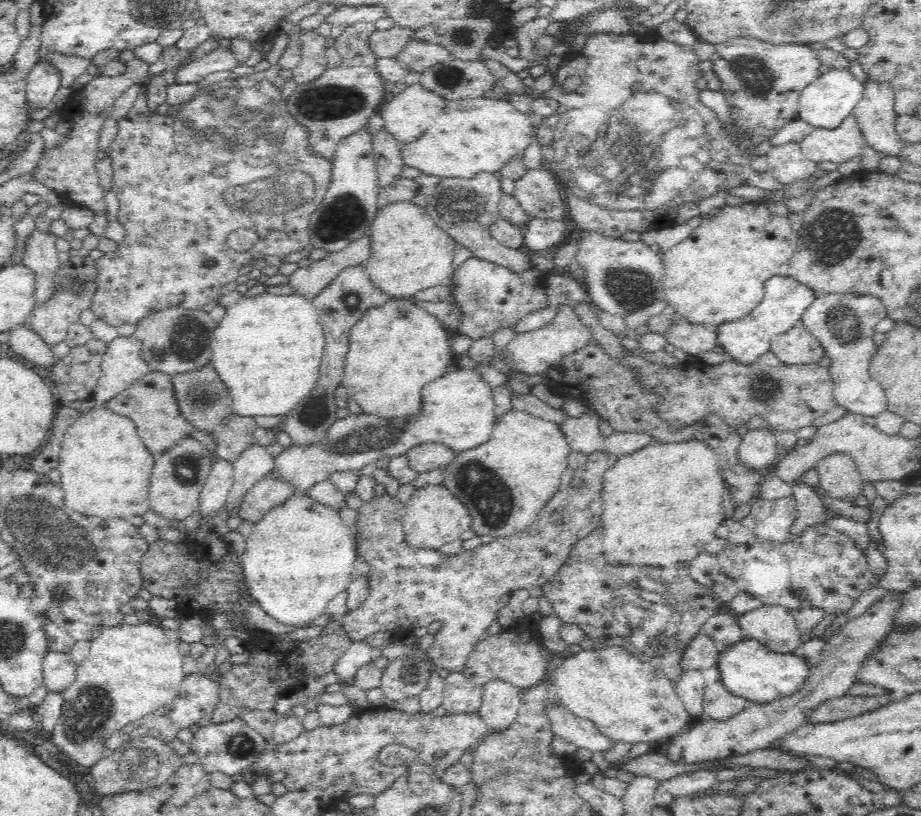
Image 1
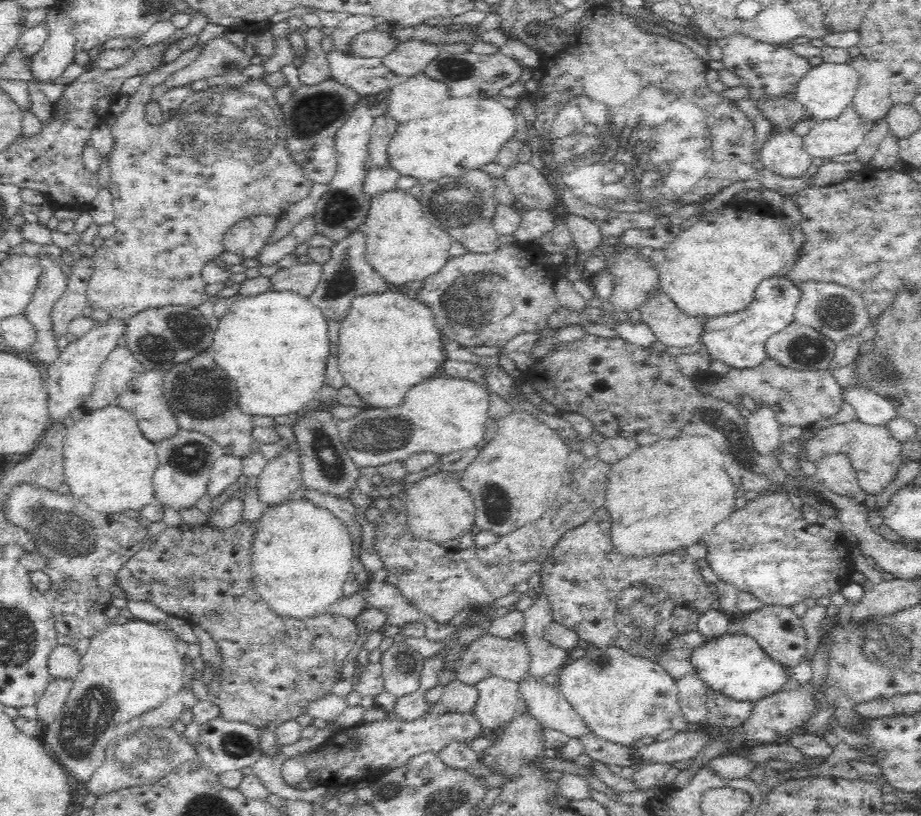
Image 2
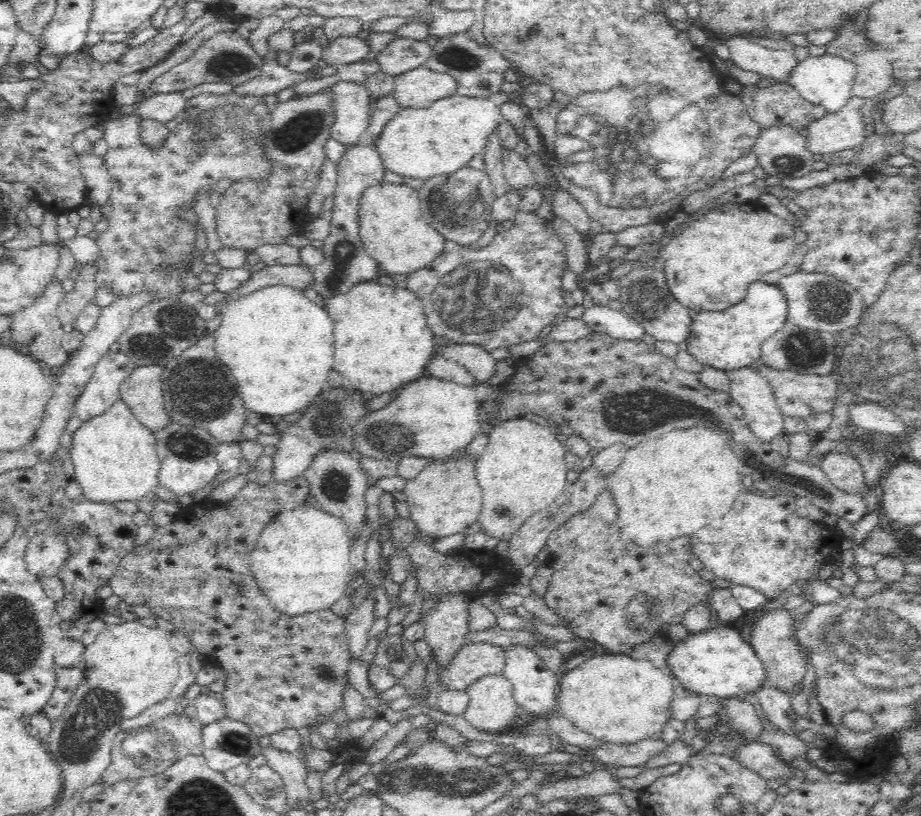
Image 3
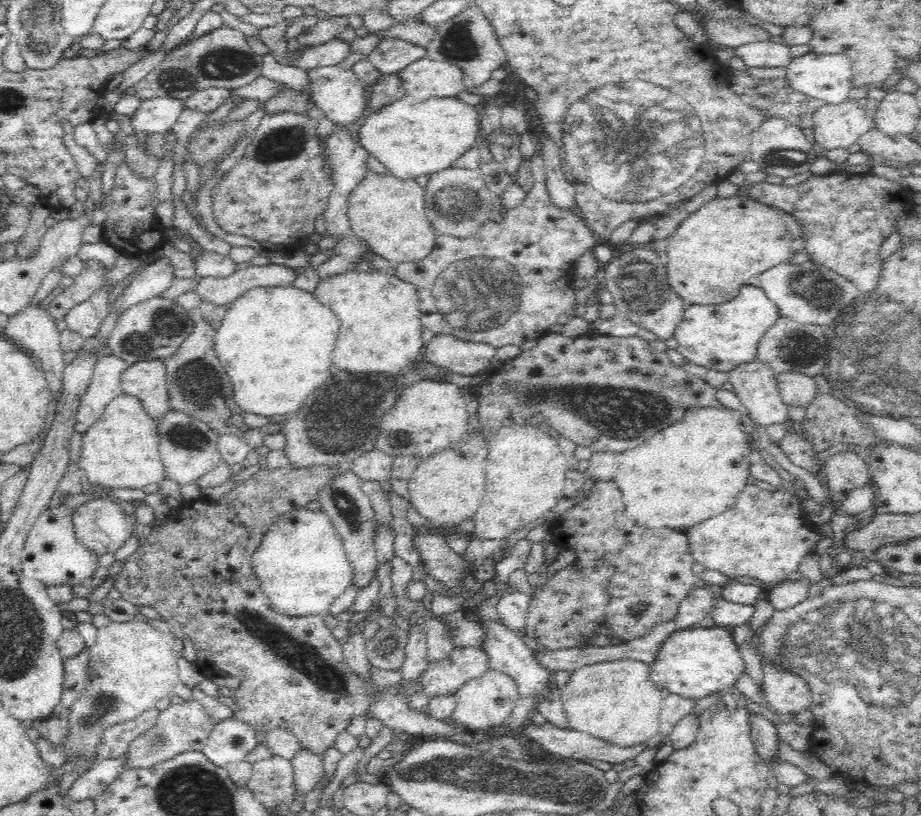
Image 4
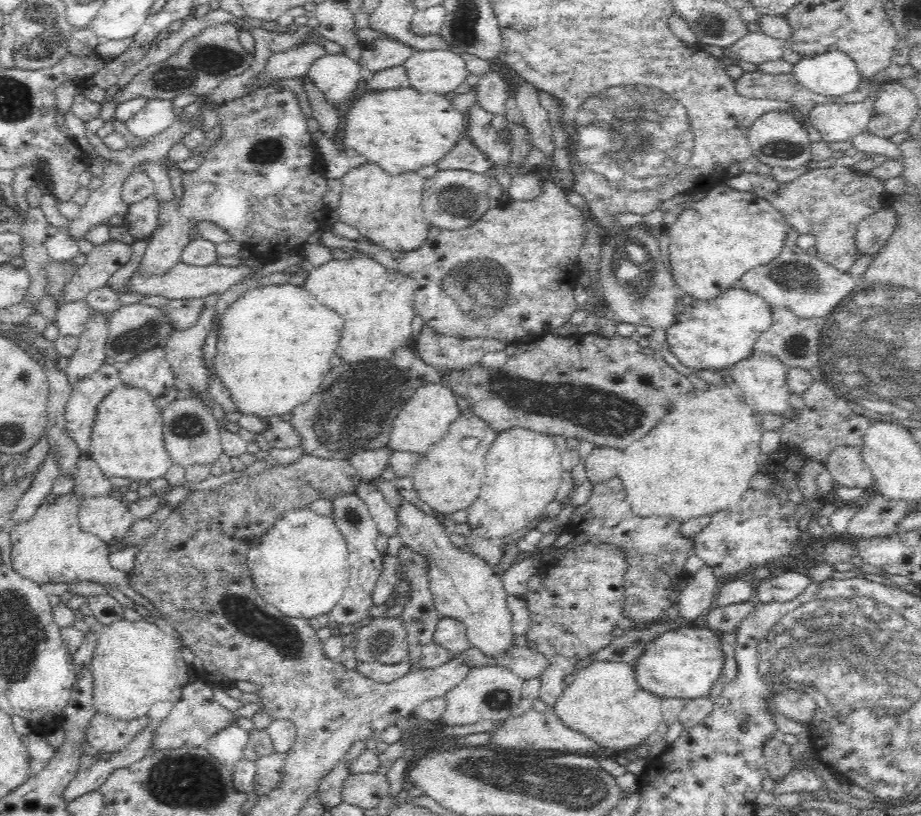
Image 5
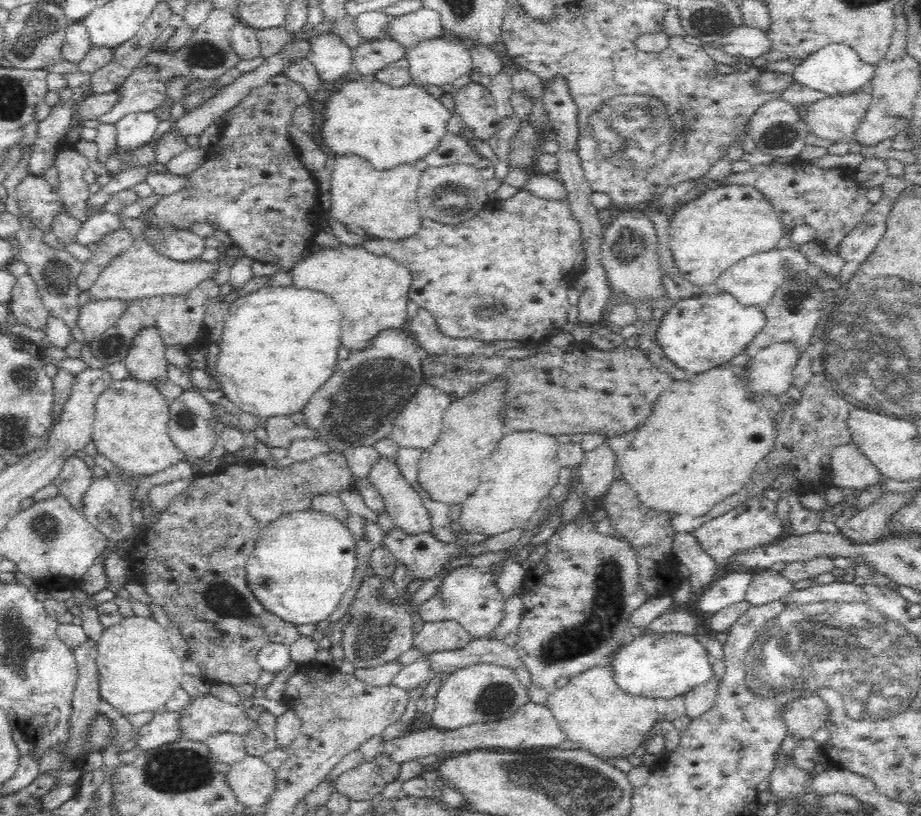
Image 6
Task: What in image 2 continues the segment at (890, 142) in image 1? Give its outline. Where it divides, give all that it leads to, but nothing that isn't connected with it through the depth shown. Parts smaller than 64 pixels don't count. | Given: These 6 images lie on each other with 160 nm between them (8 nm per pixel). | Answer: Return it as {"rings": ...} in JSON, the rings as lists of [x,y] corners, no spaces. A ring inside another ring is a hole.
{"rings":[[[865,56],[850,58],[849,66],[860,76],[852,106],[862,120],[876,125],[878,120],[886,119],[894,106],[890,93],[893,73],[885,61],[872,60]]]}

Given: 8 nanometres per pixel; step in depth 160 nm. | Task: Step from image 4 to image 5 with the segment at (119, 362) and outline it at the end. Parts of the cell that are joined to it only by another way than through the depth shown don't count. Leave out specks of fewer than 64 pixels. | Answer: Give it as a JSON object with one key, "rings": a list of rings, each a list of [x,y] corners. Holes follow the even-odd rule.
{"rings":[[[104,363],[96,372],[71,385],[72,392],[64,408],[66,431],[83,453],[90,446],[98,406],[109,392],[122,384],[119,369],[120,365]]]}

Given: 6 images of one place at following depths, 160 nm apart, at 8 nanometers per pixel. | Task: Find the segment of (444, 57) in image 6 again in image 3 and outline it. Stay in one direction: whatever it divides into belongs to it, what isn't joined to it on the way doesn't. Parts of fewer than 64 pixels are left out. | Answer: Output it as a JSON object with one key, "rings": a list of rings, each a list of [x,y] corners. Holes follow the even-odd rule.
{"rings":[[[420,66],[396,76],[393,92],[401,108],[428,108],[432,102],[457,95],[457,86],[452,75]]]}

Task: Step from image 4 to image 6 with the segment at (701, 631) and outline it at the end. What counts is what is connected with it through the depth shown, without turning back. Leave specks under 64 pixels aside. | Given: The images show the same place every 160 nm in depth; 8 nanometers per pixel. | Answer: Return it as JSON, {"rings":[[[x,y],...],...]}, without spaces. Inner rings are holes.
{"rings":[[[645,633],[622,646],[609,664],[623,692],[645,698],[675,698],[686,695],[715,676],[715,663],[704,643],[704,639],[694,633]]]}

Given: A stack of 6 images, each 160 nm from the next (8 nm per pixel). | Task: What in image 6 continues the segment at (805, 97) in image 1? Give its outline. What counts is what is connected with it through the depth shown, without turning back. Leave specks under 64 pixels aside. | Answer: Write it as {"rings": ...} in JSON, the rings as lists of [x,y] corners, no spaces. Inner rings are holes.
{"rings":[[[828,44],[806,57],[802,64],[798,65],[793,73],[793,78],[798,84],[807,88],[824,92],[827,96],[836,96],[847,91],[866,89],[874,79],[876,67],[864,63],[859,54],[846,44]]]}

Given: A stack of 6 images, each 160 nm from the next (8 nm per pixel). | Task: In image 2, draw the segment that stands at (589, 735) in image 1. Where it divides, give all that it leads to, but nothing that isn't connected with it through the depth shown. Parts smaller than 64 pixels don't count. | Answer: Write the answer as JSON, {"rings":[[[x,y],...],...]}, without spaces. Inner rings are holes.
{"rings":[[[529,675],[526,681],[518,683],[521,700],[527,702],[527,710],[543,728],[559,730],[577,739],[591,733],[584,719],[562,697],[557,685],[546,684]]]}

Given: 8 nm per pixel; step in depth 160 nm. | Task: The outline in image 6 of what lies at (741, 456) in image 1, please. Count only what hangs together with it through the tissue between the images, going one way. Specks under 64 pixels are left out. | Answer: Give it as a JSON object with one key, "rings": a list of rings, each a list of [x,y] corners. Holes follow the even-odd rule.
{"rings":[[[794,343],[772,344],[750,357],[742,378],[752,385],[752,396],[761,400],[765,394],[780,396],[793,385],[793,370],[800,358]]]}

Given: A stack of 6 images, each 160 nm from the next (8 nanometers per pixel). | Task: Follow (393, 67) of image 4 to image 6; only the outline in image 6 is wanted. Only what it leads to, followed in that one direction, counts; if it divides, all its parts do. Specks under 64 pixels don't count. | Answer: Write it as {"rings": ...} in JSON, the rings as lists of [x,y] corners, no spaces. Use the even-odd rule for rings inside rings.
{"rings":[[[386,36],[371,41],[363,40],[353,50],[353,67],[363,77],[373,77],[376,72],[405,58],[407,49],[398,44],[396,39]]]}

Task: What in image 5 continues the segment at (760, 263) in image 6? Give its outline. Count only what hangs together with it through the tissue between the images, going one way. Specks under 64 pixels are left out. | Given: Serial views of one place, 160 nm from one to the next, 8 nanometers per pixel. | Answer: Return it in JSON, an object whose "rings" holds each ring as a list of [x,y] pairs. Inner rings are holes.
{"rings":[[[785,249],[768,264],[756,266],[742,274],[744,288],[762,296],[772,308],[788,308],[800,318],[825,318],[856,288],[857,279],[842,272],[816,255],[793,253]]]}

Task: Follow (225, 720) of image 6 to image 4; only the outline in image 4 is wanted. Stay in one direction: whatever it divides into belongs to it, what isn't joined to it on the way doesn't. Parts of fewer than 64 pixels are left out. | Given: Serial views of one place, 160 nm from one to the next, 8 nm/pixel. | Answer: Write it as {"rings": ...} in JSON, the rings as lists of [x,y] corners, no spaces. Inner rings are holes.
{"rings":[[[182,701],[181,704],[170,704],[159,712],[157,723],[137,736],[130,743],[124,754],[127,768],[152,768],[154,764],[170,760],[182,752],[201,751],[206,744],[210,731],[220,722],[197,701]]]}

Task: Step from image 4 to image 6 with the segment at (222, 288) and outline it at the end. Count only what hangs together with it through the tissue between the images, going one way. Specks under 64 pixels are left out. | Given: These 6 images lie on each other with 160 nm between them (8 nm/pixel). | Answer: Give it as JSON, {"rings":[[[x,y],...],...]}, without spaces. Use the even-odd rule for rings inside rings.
{"rings":[[[128,218],[122,222],[123,228],[133,234],[132,246],[114,258],[104,270],[90,290],[86,290],[93,300],[139,300],[150,296],[170,296],[170,294],[186,294],[198,284],[210,280],[218,272],[218,260],[211,262],[198,259],[190,262],[180,262],[161,255],[154,247],[146,241],[144,235],[144,222],[139,218]]]}

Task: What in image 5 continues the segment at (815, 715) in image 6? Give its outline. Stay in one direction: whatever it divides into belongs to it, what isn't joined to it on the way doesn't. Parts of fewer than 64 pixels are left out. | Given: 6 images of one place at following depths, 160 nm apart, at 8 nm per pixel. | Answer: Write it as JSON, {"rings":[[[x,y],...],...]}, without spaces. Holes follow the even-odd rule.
{"rings":[[[782,690],[774,693],[774,710],[796,722],[810,726],[817,704],[801,690]]]}

